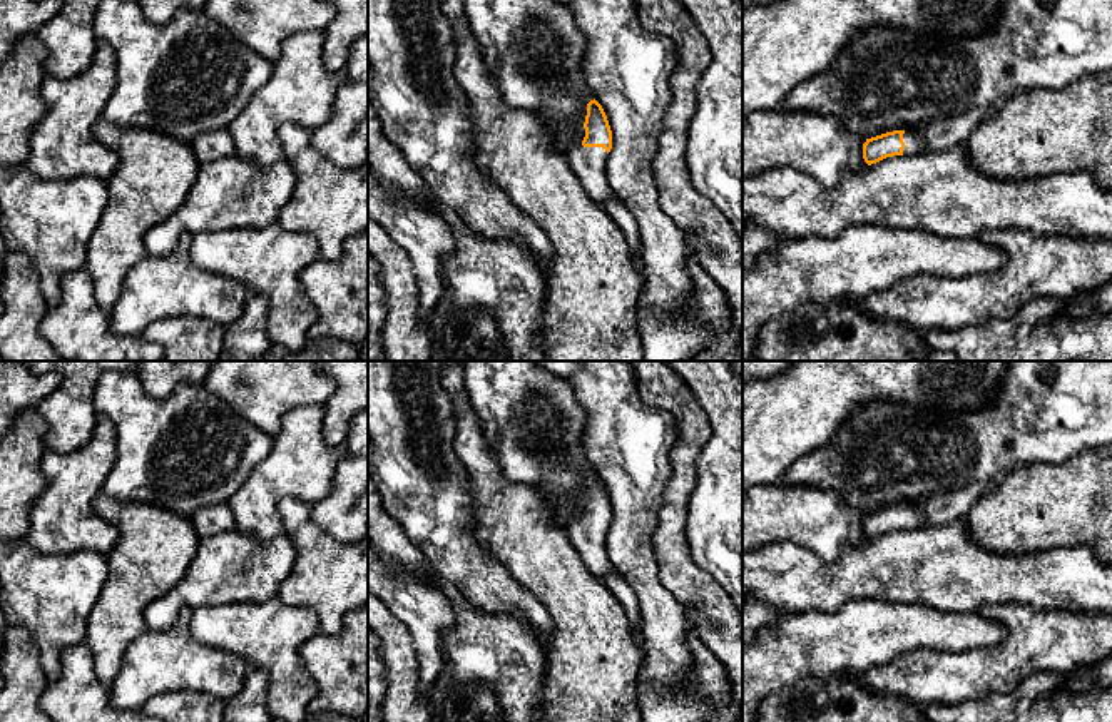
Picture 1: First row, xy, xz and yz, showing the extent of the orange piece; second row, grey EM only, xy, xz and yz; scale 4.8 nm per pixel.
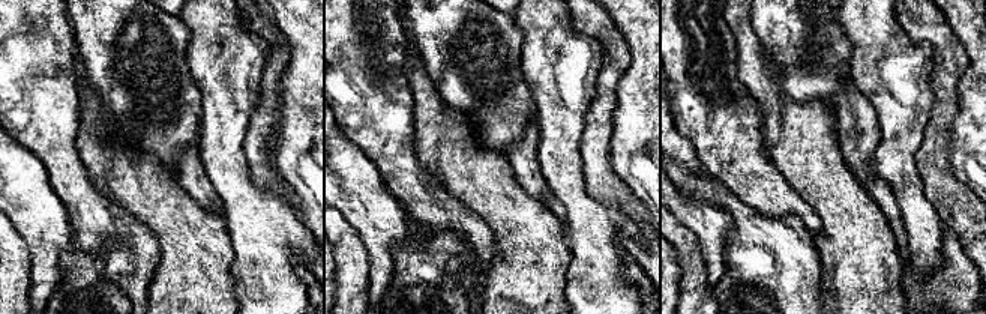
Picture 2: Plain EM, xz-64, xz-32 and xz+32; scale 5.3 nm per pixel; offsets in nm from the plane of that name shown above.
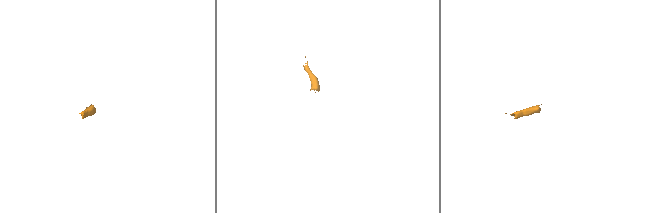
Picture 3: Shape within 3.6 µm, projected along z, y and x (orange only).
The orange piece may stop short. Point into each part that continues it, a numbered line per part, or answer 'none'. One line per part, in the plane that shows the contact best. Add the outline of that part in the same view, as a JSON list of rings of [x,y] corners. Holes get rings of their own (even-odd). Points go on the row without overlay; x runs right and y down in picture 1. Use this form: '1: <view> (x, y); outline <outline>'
1: xz (587, 537); outline [[[579,516],[565,530],[587,570],[604,583],[614,572],[605,548],[607,525],[602,521],[584,521]]]

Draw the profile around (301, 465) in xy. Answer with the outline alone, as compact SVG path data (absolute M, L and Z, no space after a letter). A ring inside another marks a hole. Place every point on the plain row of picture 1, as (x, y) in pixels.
M318 404L294 408L283 416L281 430L274 436L269 455L251 471L227 501L237 531L263 542L273 540L283 533L283 521L278 511L283 498L293 496L306 503L316 503L331 491L343 448L333 448L324 443L324 414L324 406Z

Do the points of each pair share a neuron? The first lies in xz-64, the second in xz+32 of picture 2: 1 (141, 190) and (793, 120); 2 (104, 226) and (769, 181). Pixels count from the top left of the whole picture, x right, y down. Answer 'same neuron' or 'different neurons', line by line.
1: same neuron
2: same neuron

